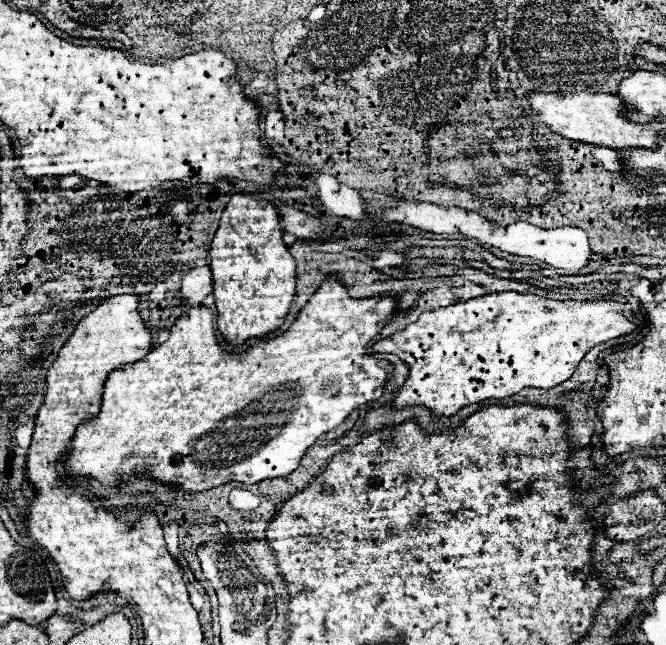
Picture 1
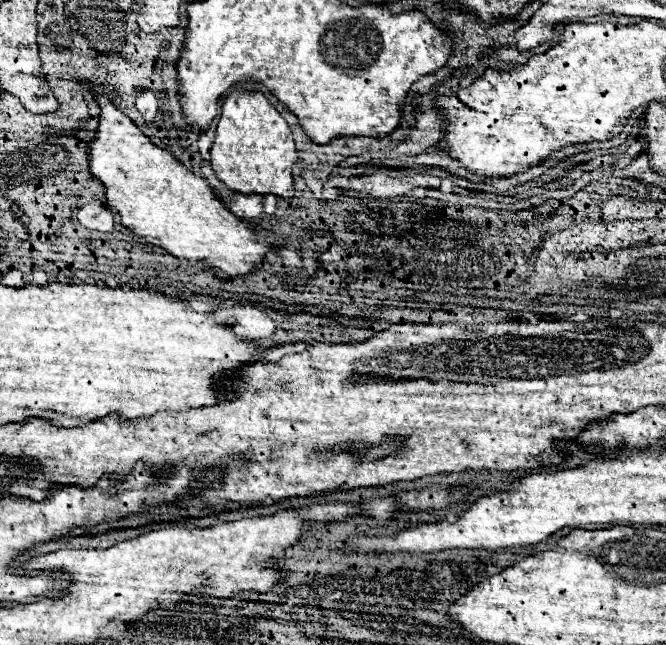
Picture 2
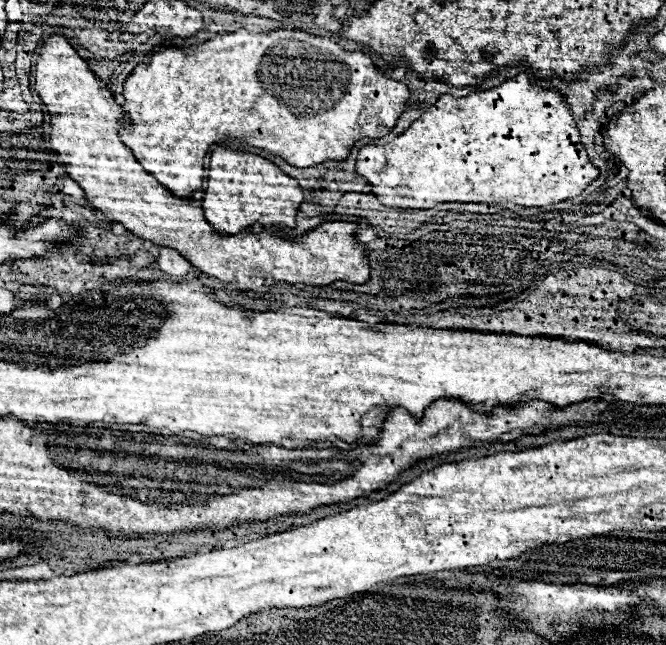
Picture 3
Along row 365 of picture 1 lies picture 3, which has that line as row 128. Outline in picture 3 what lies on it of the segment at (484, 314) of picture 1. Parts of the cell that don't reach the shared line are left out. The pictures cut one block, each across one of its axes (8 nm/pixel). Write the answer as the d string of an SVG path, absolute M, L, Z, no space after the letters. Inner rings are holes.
M520 72L496 88L470 92L462 98L442 94L434 106L388 144L362 146L356 160L356 172L374 186L374 194L384 206L428 210L438 202L494 204L508 200L526 208L546 206L578 196L594 178L598 178L600 168L586 156L566 96L556 88L546 90L532 84L530 76Z

